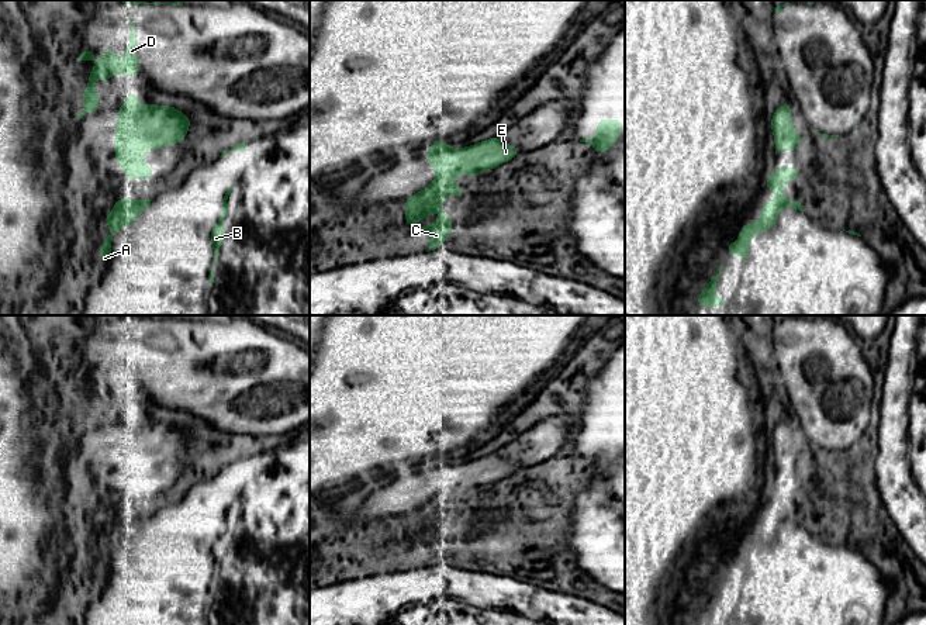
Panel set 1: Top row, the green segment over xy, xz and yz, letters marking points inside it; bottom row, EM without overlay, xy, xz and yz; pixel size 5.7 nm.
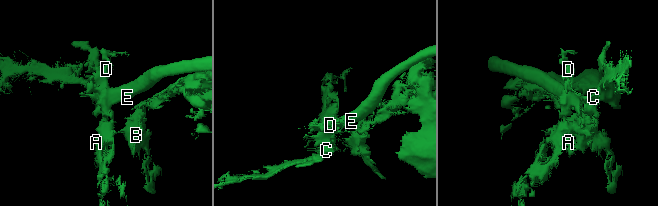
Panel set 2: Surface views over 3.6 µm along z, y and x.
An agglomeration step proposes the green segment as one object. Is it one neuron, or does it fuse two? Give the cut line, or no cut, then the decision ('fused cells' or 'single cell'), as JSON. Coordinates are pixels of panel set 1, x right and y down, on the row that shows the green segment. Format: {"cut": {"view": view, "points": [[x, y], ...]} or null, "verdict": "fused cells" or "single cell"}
{"cut": {"view": "xy", "points": [[152, 106], [148, 113], [147, 147]]}, "verdict": "fused cells"}

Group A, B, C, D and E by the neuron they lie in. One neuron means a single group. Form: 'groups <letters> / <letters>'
groups A B C D / E

